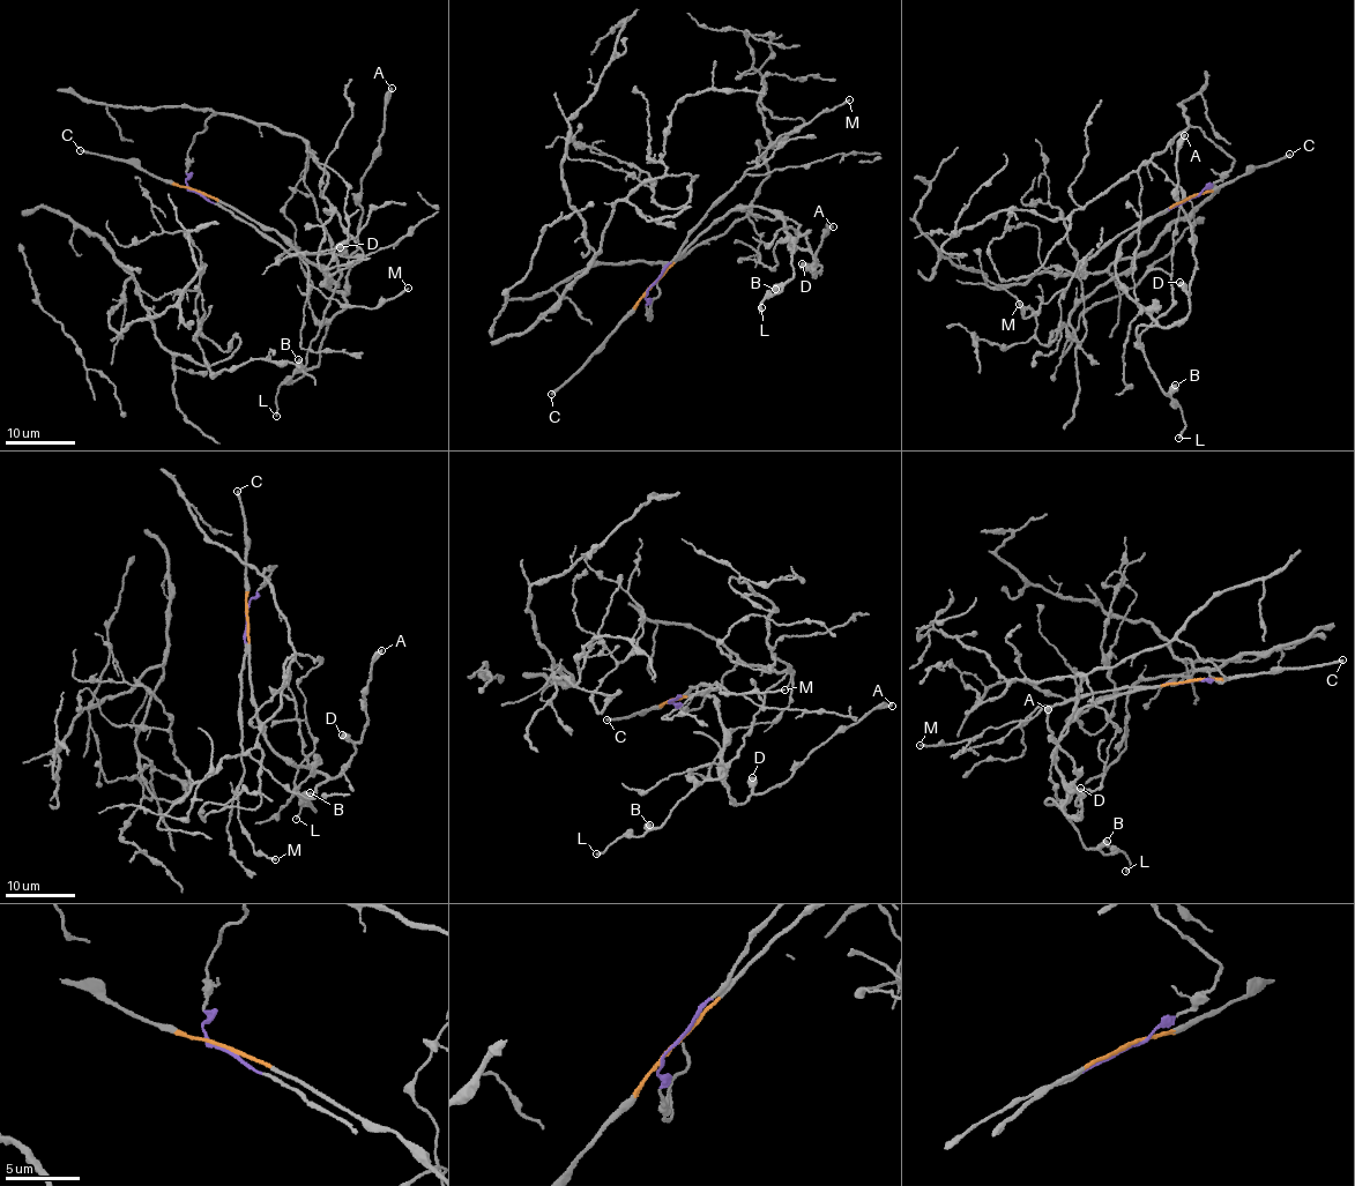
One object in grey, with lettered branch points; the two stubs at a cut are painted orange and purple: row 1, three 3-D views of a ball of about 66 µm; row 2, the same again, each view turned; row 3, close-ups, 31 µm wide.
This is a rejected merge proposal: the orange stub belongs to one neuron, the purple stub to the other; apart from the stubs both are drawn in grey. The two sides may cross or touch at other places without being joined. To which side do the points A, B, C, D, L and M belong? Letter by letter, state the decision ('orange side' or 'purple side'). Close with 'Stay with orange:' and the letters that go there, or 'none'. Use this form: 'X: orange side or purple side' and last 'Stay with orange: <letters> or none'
A: orange side
B: orange side
C: orange side
D: orange side
L: orange side
M: purple side
Stay with orange: A, B, C, D, L

